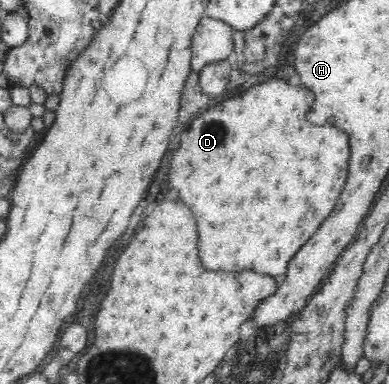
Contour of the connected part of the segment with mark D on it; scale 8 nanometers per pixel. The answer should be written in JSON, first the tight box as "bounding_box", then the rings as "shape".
{"bounding_box":[169,80,349,276],"shape":[[[269,80],[226,100],[215,100],[193,114],[179,150],[171,158],[169,184],[191,206],[199,224],[199,258],[207,270],[251,270],[281,276],[291,256],[311,238],[333,210],[349,162],[347,134],[337,128],[319,128],[307,120],[313,94],[303,86]]]}

